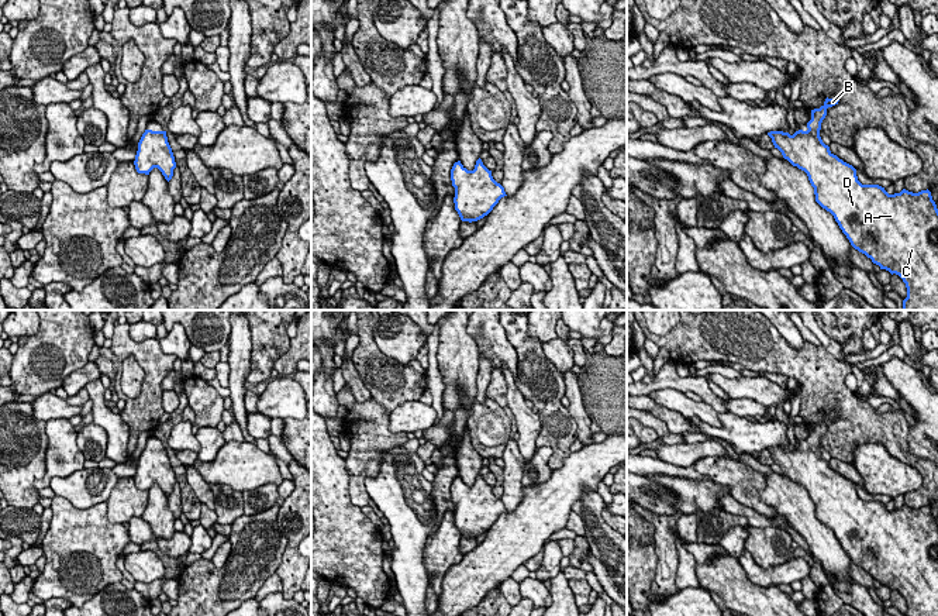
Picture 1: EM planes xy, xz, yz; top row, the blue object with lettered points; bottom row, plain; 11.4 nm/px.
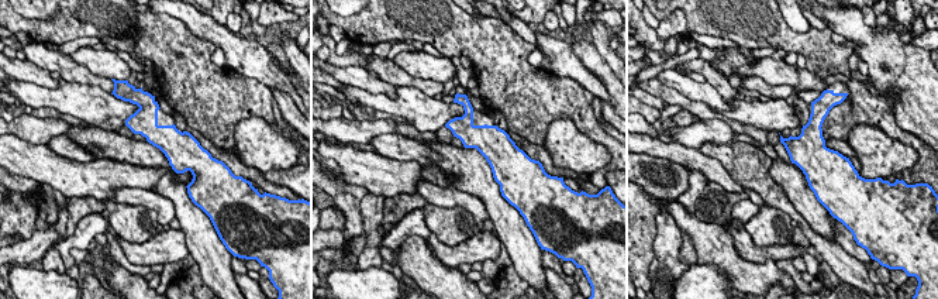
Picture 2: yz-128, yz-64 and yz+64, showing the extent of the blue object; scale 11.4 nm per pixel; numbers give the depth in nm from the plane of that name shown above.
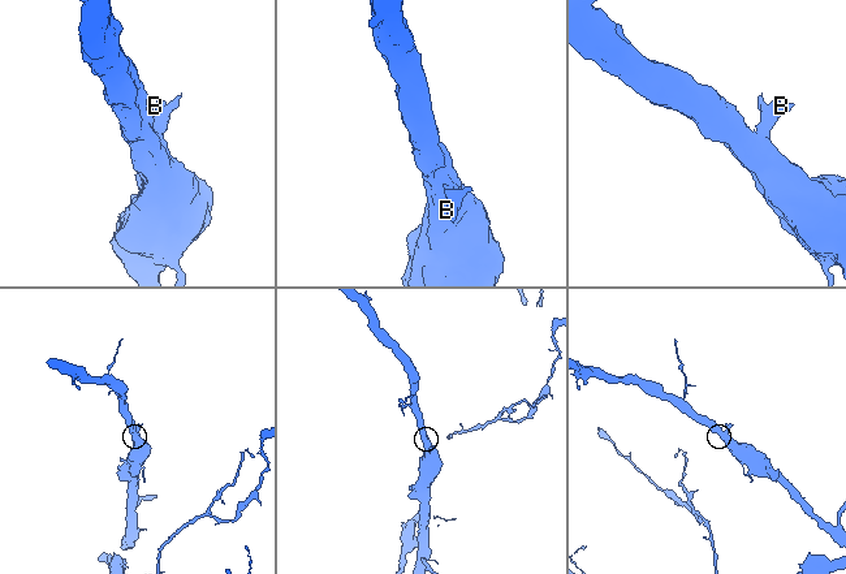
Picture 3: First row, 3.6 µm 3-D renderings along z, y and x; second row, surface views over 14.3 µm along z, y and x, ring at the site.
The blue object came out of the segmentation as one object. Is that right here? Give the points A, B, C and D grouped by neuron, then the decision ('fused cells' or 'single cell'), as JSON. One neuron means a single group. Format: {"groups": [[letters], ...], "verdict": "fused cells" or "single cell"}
{"groups": [["A", "B", "C", "D"]], "verdict": "single cell"}

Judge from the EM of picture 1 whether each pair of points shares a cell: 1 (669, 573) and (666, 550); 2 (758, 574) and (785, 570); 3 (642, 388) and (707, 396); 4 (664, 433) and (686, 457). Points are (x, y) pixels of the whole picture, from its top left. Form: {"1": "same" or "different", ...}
{"1": "same", "2": "same", "3": "same", "4": "different"}

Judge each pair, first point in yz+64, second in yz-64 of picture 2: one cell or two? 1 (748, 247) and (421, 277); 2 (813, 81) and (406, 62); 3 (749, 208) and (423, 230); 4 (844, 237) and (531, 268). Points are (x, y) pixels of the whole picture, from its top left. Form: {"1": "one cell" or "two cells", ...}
{"1": "two cells", "2": "one cell", "3": "one cell", "4": "two cells"}

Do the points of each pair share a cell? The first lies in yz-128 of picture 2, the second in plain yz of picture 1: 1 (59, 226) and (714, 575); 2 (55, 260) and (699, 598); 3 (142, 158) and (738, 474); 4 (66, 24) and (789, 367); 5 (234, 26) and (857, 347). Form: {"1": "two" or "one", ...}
{"1": "two", "2": "two", "3": "two", "4": "one", "5": "two"}

